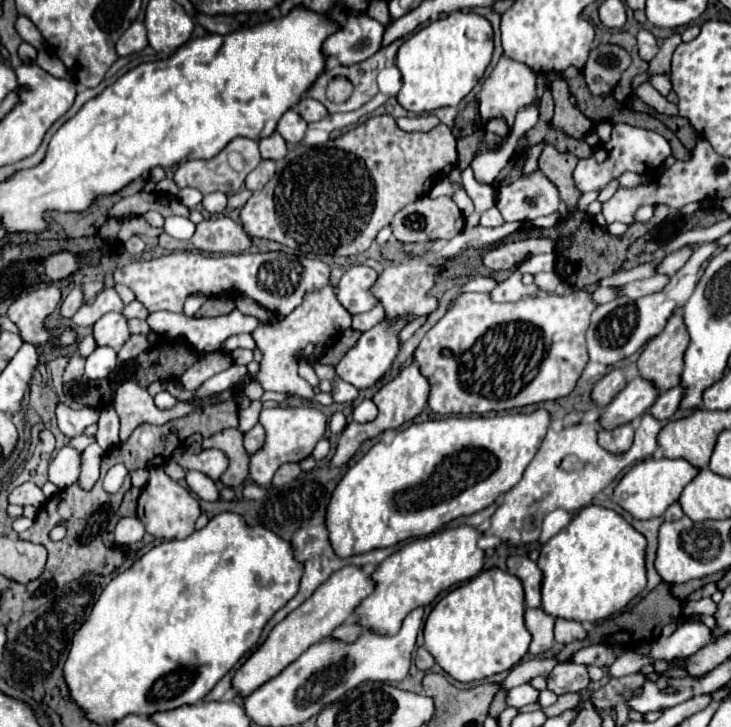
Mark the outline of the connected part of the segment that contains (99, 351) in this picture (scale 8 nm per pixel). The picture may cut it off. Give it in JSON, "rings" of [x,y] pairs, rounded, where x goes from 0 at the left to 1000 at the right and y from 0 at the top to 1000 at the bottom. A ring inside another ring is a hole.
{"rings":[[[133,477],[122,491],[116,502],[116,513],[122,521],[141,521],[146,519],[157,505],[163,502],[160,483],[155,477]]]}

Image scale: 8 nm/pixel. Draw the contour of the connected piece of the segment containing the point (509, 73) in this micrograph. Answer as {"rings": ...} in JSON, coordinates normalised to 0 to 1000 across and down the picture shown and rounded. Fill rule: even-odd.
{"rings":[[[685,78],[672,103],[661,111],[658,133],[655,133],[655,158],[661,166],[663,180],[677,183],[683,188],[691,188],[705,169],[707,153],[726,144],[732,139],[732,98],[724,95],[718,87],[702,84],[696,78]]]}

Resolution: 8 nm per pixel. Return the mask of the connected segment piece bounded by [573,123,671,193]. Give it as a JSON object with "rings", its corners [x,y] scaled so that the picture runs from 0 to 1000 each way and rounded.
{"rings":[[[841,169],[836,194],[828,197],[828,199],[819,199],[806,219],[795,219],[789,224],[789,232],[784,238],[787,252],[798,265],[822,263],[836,246],[847,243],[855,235],[866,235],[866,238],[880,241],[885,235],[902,232],[915,213],[918,213],[918,202],[915,202],[915,197],[912,197],[912,191],[907,186],[902,186],[896,180],[863,175],[858,169]]]}

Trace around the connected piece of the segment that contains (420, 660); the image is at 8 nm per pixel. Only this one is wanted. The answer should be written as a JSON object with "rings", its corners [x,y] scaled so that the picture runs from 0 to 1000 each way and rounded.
{"rings":[[[573,890],[573,893],[570,893],[570,904],[568,904],[568,915],[570,915],[573,920],[579,920],[579,923],[587,923],[587,920],[592,917],[592,912],[595,912],[592,901],[590,901],[581,890]]]}

